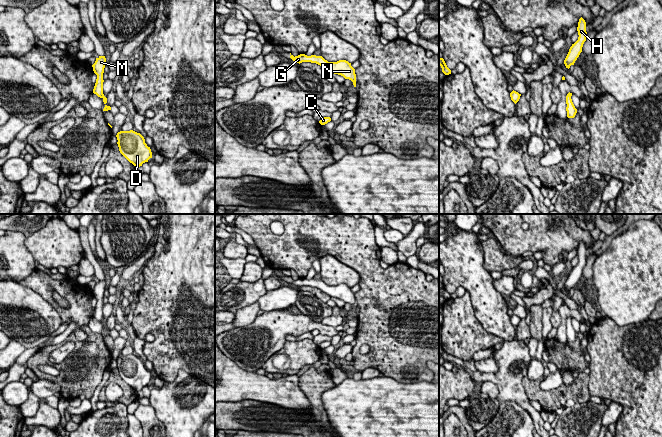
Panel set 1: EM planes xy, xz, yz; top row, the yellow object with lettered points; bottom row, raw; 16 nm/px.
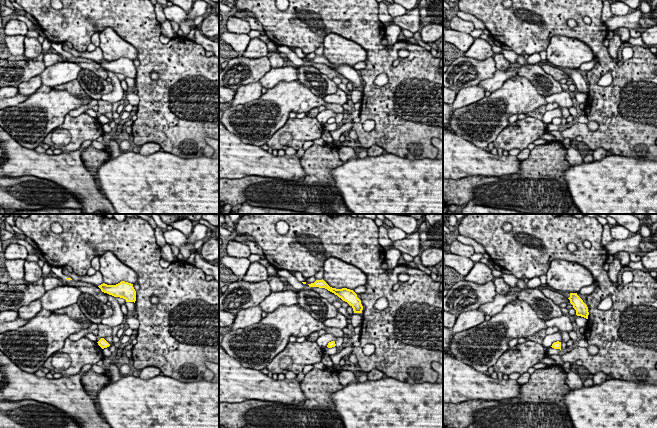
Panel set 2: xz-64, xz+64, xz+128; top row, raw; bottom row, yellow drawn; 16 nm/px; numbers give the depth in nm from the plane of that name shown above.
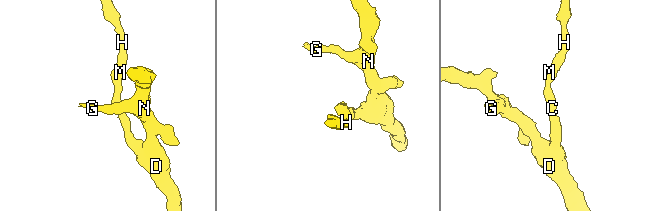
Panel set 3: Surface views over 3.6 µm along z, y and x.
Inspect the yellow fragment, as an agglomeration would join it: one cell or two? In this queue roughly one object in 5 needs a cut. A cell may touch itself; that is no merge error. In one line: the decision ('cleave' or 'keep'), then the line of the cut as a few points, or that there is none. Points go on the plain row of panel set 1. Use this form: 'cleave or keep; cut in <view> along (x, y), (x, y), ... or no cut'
keep; no cut

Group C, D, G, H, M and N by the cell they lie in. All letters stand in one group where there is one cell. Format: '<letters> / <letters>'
C D G H M N

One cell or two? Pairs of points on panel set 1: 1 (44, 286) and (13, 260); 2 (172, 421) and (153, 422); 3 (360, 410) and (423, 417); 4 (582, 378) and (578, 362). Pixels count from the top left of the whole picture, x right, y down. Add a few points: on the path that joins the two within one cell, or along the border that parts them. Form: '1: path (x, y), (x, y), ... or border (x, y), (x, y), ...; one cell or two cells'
1: border (35, 268), (18, 282); two cells
2: border (150, 404), (155, 416), (165, 426); two cells
3: path (376, 407), (407, 407); one cell
4: border (583, 371), (579, 373); two cells

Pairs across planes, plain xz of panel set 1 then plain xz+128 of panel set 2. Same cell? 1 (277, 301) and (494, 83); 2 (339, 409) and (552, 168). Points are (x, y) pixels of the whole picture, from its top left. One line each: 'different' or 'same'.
1: same
2: different

